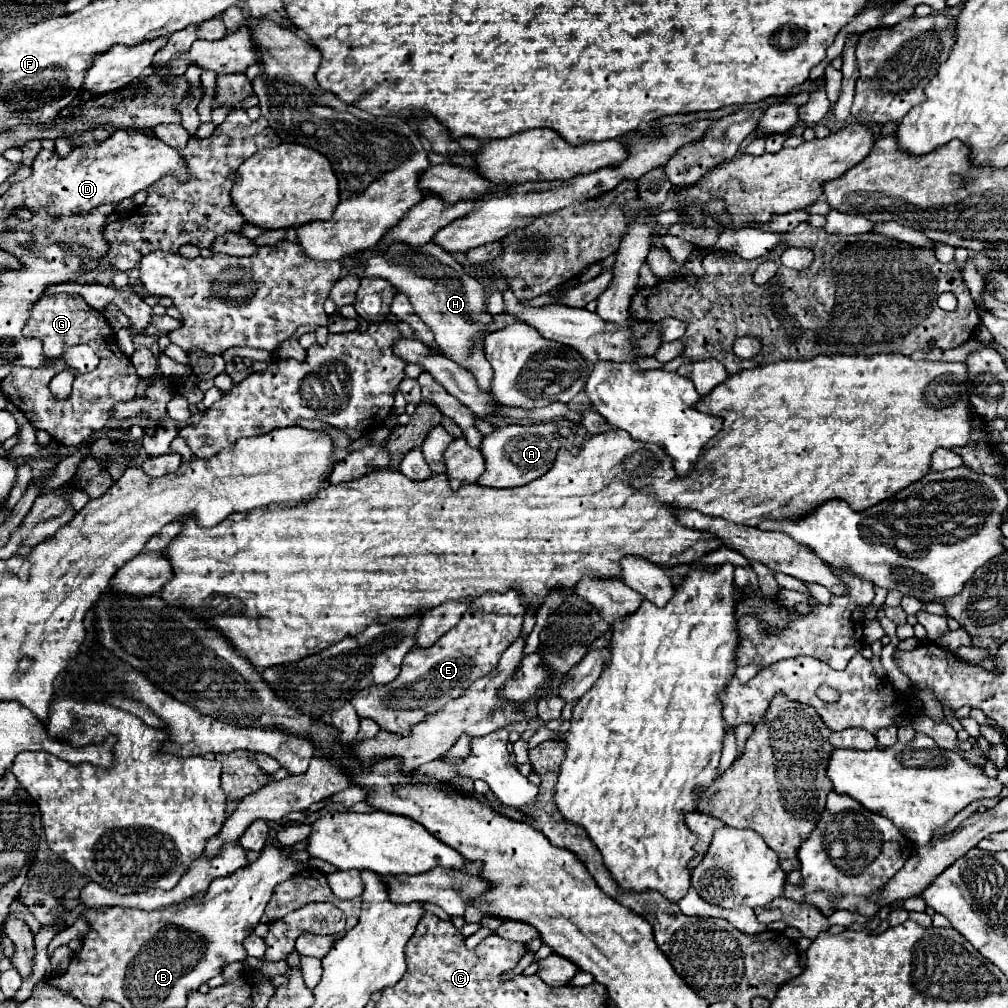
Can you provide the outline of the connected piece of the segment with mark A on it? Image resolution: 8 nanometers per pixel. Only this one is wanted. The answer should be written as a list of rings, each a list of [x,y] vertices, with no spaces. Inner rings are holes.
[[[550,421],[550,423],[538,423],[538,425],[504,425],[496,429],[494,433],[486,435],[480,451],[486,459],[486,471],[476,481],[484,487],[496,487],[496,489],[508,489],[508,487],[520,487],[536,479],[538,475],[544,475],[550,471],[556,453],[560,449],[560,443],[552,437],[556,429],[568,427],[568,421]]]

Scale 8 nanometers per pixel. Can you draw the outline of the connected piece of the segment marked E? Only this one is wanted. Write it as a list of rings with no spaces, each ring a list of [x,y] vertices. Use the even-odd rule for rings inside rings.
[[[510,589],[508,593],[484,593],[480,599],[472,601],[460,623],[444,633],[432,647],[414,647],[404,657],[402,671],[392,683],[372,685],[360,691],[352,699],[354,709],[360,717],[376,721],[380,729],[410,735],[412,727],[424,721],[428,713],[442,709],[450,699],[460,697],[472,681],[496,669],[500,655],[512,645],[514,639],[520,637],[526,609],[526,601],[520,593],[516,593],[516,589]]]

